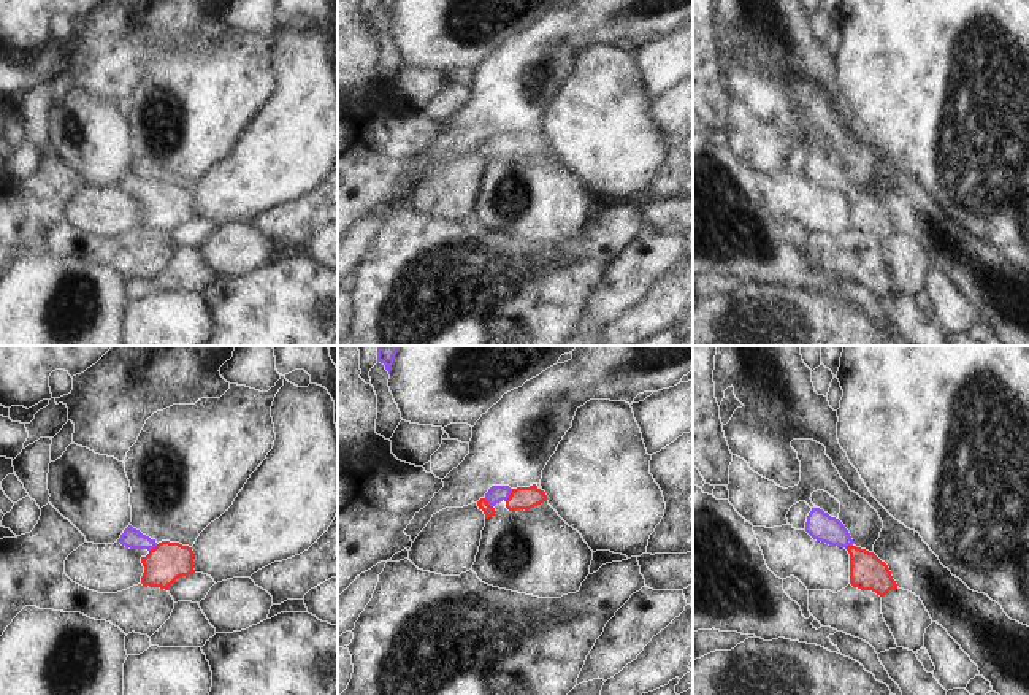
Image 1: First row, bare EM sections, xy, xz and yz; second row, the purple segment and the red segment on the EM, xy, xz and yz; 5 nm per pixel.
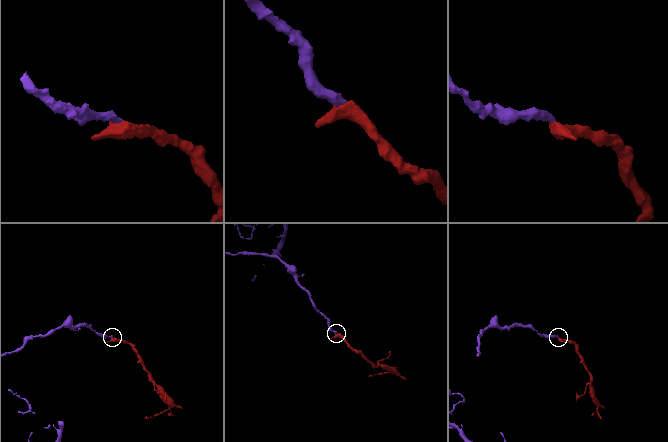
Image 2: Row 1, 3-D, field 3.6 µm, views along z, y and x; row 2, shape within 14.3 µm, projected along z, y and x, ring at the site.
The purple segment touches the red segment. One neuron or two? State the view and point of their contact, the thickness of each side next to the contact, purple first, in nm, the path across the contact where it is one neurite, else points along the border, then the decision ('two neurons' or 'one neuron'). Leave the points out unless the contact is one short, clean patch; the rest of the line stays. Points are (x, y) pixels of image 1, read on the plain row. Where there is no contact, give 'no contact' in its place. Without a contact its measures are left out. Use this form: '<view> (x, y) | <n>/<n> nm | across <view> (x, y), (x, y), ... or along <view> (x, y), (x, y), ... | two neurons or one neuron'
xz (509, 138) | 90/110 nm | across xz (495, 138), (509, 138), (525, 143) | one neuron

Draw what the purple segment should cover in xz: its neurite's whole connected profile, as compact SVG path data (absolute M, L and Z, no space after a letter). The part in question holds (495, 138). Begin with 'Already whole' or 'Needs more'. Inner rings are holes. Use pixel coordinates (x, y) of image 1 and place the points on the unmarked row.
Needs more. M536 129L517 133L511 133L509 130L492 130L485 141L477 146L477 151L484 156L485 163L488 163L496 157L493 151L503 144L509 156L526 156L547 146L547 140Z

